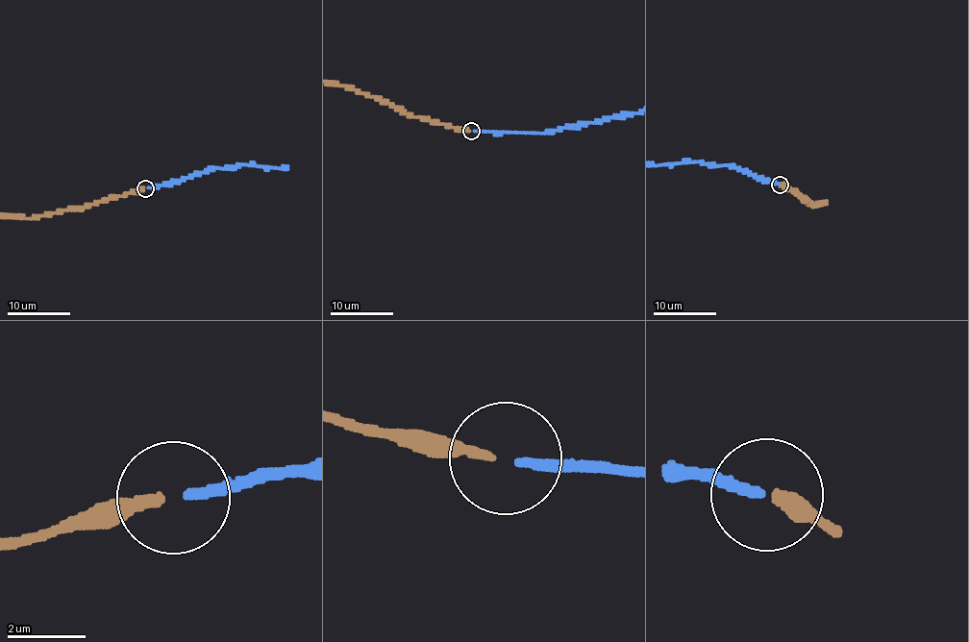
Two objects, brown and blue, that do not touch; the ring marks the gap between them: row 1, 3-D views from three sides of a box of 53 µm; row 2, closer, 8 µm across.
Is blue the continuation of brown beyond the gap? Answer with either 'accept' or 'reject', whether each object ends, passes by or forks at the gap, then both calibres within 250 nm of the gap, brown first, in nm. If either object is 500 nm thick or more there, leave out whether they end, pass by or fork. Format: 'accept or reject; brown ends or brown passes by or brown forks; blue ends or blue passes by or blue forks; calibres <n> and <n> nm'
accept; brown ends; blue ends; calibres 260 and 240 nm

